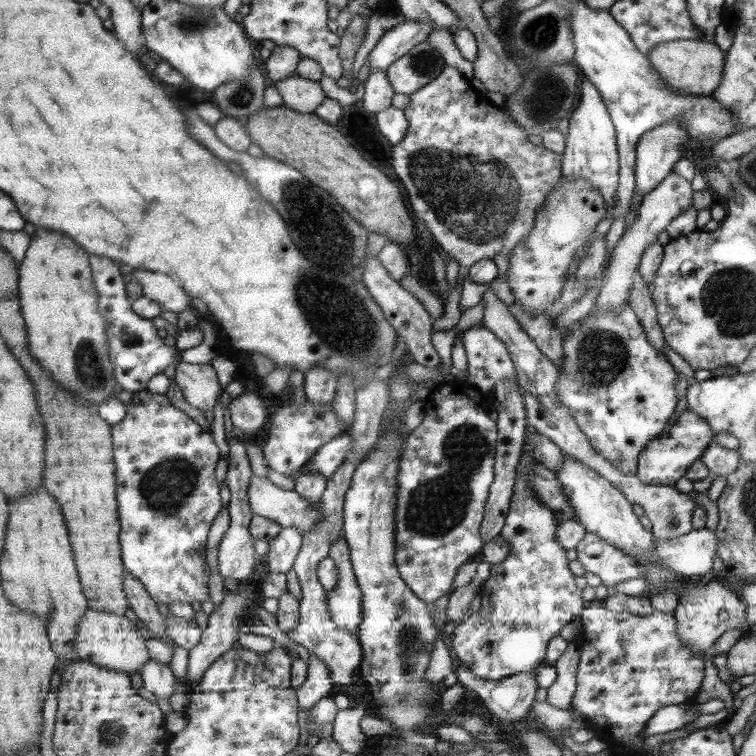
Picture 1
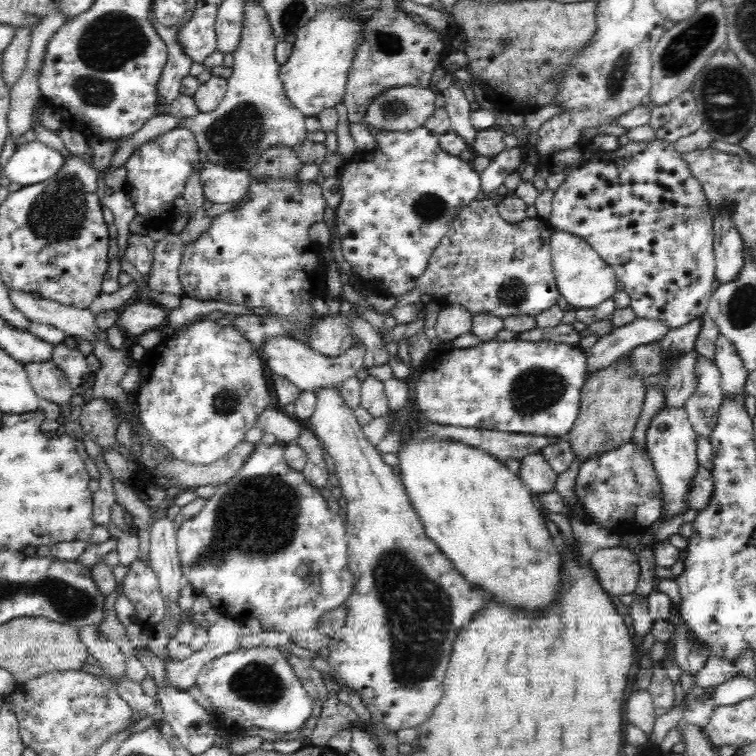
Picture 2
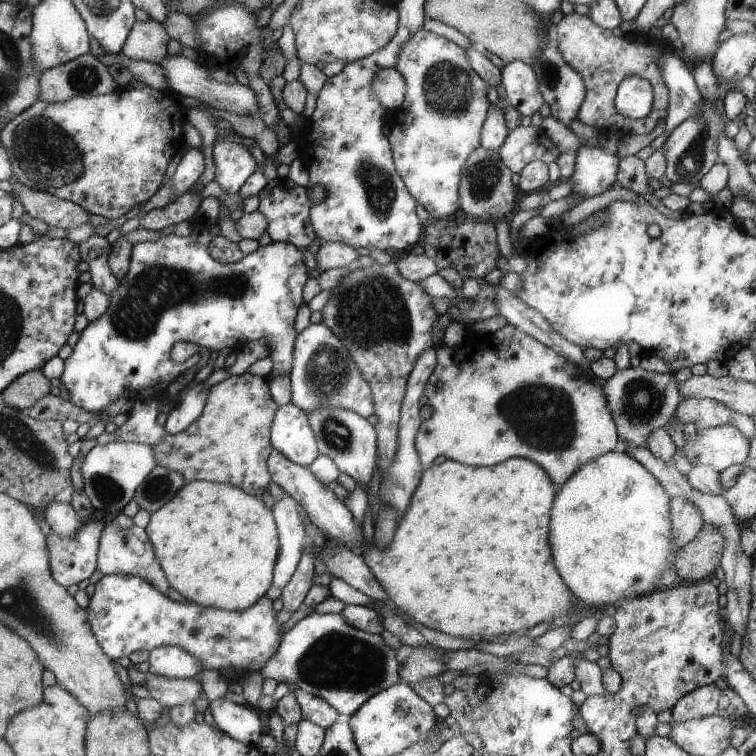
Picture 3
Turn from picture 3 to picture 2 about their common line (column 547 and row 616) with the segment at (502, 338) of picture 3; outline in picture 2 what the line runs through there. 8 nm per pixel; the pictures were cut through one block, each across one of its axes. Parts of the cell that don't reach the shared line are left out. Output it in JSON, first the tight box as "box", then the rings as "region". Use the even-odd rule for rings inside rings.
{"box":[309,386,488,733],"region":[[[324,386],[316,389],[315,394],[316,406],[314,414],[309,416],[309,430],[334,459],[339,487],[344,490],[342,499],[348,502],[344,504],[347,567],[355,578],[353,591],[343,604],[347,615],[342,628],[331,634],[327,661],[344,686],[363,700],[372,716],[386,729],[394,733],[401,729],[417,730],[430,718],[442,698],[445,672],[459,628],[471,620],[478,608],[482,608],[488,594],[476,586],[472,588],[466,577],[454,567],[453,561],[426,535],[401,478],[392,476],[392,467],[368,442],[338,387]]]}

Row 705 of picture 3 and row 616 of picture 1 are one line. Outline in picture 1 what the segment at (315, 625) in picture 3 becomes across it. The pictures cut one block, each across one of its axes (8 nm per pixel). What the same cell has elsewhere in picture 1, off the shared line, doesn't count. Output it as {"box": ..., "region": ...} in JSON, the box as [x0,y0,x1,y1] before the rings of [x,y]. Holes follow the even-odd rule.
{"box":[327,538,362,635],"region":[[[344,538],[334,540],[329,556],[337,562],[338,568],[338,583],[332,592],[327,593],[330,618],[338,628],[346,628],[357,635],[362,622],[362,591],[358,587]]]}

